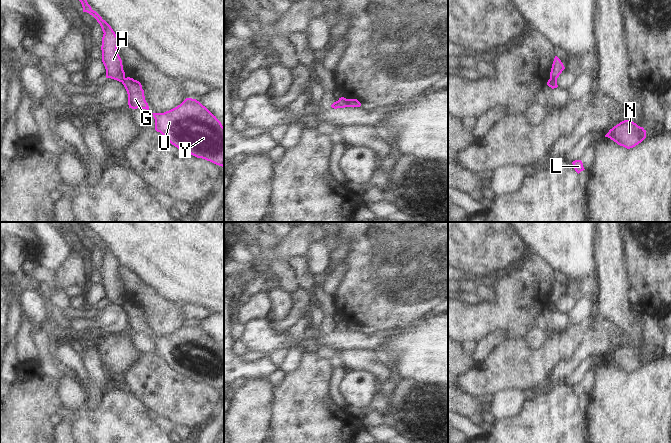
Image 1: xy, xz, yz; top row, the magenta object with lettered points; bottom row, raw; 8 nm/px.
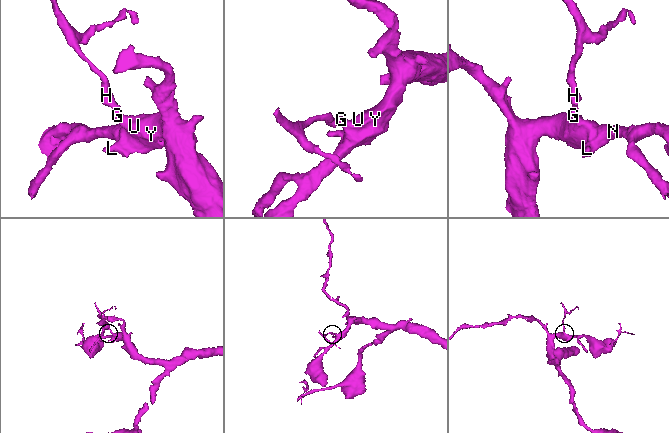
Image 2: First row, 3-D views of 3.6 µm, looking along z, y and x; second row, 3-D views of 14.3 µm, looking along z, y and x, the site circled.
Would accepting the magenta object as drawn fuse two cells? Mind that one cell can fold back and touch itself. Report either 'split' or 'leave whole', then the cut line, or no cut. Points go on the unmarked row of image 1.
split; cut in xz along (346, 323), (348, 330)

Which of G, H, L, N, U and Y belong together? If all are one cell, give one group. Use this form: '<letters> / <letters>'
G L N U Y / H

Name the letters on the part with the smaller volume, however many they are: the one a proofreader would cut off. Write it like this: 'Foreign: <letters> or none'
Foreign: H.

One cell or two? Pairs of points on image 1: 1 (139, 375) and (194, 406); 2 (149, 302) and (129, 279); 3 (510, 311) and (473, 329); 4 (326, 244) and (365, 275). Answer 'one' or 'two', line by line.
1: one
2: one
3: one
4: two

